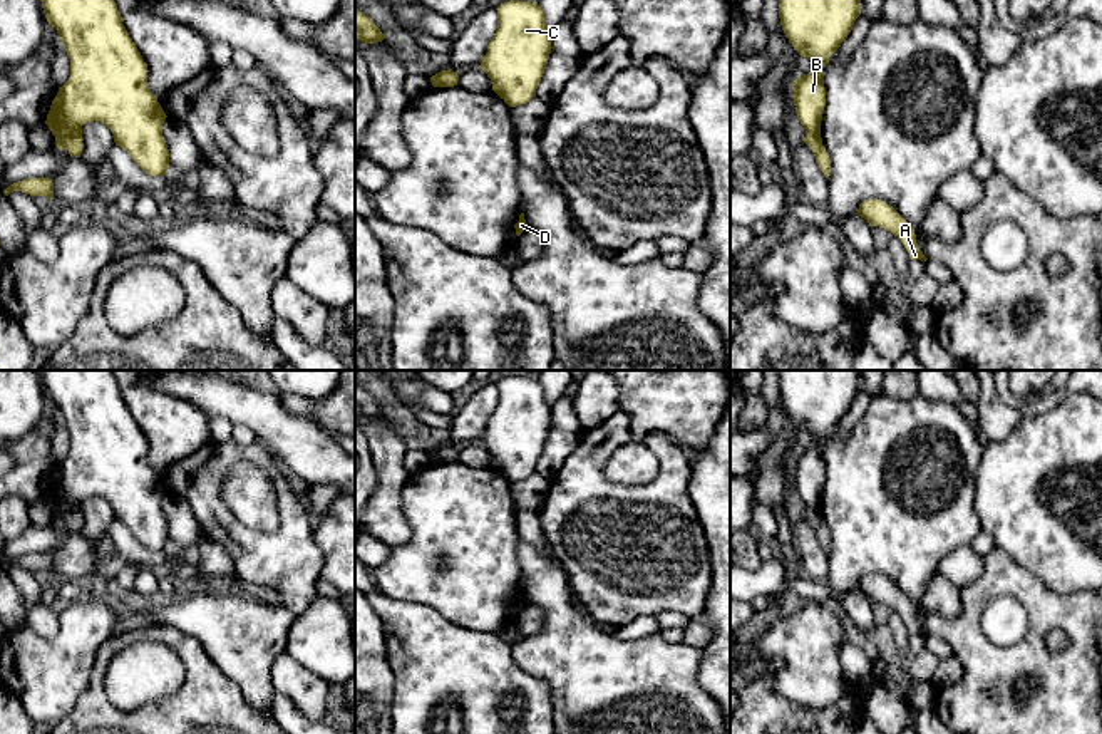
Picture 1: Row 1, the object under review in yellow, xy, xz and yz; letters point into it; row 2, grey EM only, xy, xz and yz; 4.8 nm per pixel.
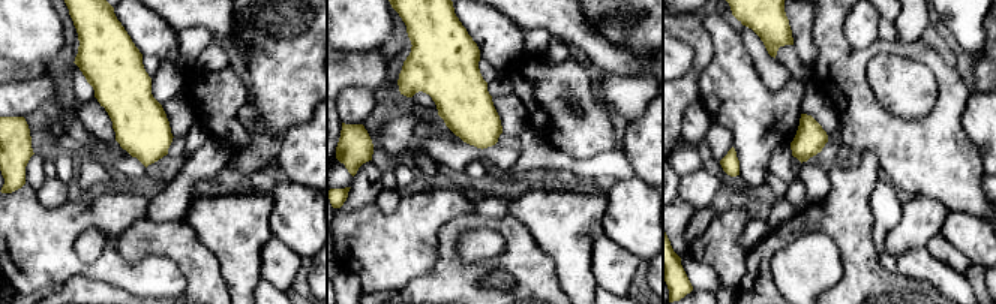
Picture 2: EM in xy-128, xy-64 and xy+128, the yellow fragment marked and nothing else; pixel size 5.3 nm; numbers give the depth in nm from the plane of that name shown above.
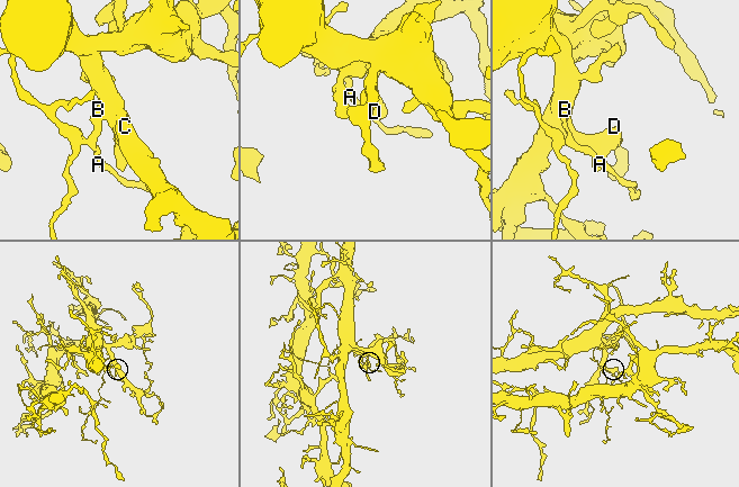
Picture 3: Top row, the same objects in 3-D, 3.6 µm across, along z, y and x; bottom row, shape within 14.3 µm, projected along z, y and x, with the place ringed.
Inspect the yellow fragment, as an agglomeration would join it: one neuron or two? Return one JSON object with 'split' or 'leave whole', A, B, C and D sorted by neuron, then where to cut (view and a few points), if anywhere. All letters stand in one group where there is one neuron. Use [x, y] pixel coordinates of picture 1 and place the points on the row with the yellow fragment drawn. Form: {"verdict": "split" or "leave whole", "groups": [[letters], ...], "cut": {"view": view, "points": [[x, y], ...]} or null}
{"verdict": "split", "groups": [["A"], ["B", "C", "D"]], "cut": {"view": "xy", "points": [[77, 136], [71, 139], [67, 149]]}}

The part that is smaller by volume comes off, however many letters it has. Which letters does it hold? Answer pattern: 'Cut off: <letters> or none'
Cut off: A

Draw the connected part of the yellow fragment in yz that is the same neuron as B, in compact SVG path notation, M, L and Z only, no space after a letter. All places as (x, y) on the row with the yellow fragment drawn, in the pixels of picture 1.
M779 0L779 18L785 37L801 57L807 57L812 62L812 70L792 82L796 114L806 129L804 142L809 147L812 147L812 139L822 144L821 121L826 107L826 87L824 70L817 67L829 64L829 57L847 39L859 15L861 0Z

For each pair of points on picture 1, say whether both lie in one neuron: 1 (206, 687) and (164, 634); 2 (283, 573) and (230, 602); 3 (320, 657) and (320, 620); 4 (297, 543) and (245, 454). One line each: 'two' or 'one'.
1: one
2: two
3: one
4: one

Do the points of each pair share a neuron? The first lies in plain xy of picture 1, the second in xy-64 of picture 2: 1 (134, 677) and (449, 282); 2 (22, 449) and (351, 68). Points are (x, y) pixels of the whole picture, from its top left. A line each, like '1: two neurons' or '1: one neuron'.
1: two neurons
2: one neuron

